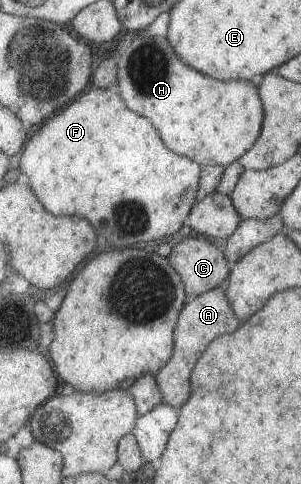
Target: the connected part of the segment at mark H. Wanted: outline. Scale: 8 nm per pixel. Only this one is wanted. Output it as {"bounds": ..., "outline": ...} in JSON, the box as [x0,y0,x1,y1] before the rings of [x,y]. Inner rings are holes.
{"bounds":[117,33,265,167],"outline":[[[135,33],[130,46],[117,57],[118,90],[133,111],[149,118],[160,131],[164,142],[176,154],[188,156],[203,167],[230,166],[243,157],[259,140],[265,121],[265,108],[258,85],[252,81],[223,81],[202,74],[186,64],[167,38]]]}

